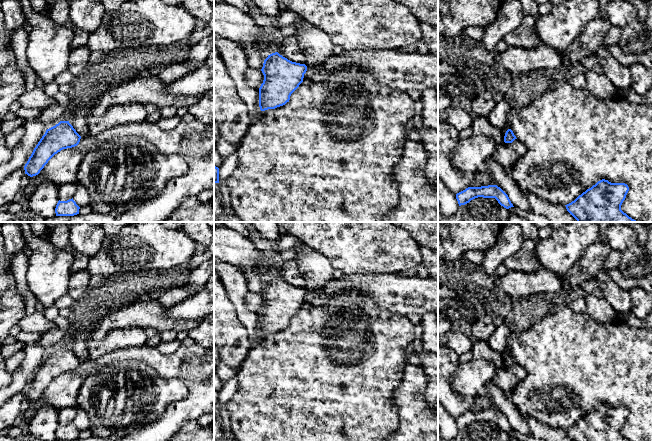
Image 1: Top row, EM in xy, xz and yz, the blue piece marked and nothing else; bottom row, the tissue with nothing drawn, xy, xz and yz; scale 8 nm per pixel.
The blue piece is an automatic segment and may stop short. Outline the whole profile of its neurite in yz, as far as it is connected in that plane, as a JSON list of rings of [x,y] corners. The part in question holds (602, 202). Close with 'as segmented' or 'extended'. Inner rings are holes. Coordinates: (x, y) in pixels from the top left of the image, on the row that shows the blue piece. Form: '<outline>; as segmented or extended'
[[[602,179],[565,205],[577,222],[639,222],[621,210],[629,187]]]; as segmented

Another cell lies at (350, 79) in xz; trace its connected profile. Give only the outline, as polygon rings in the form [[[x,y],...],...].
[[[355,65],[343,66],[325,82],[303,80],[285,105],[262,111],[257,122],[248,128],[242,138],[240,147],[237,149],[237,168],[224,181],[229,190],[230,203],[235,214],[243,222],[381,222],[383,217],[395,209],[400,202],[392,170],[402,157],[406,141],[405,127],[415,114],[414,105],[415,101],[410,98],[407,91],[377,83],[371,73]]]

